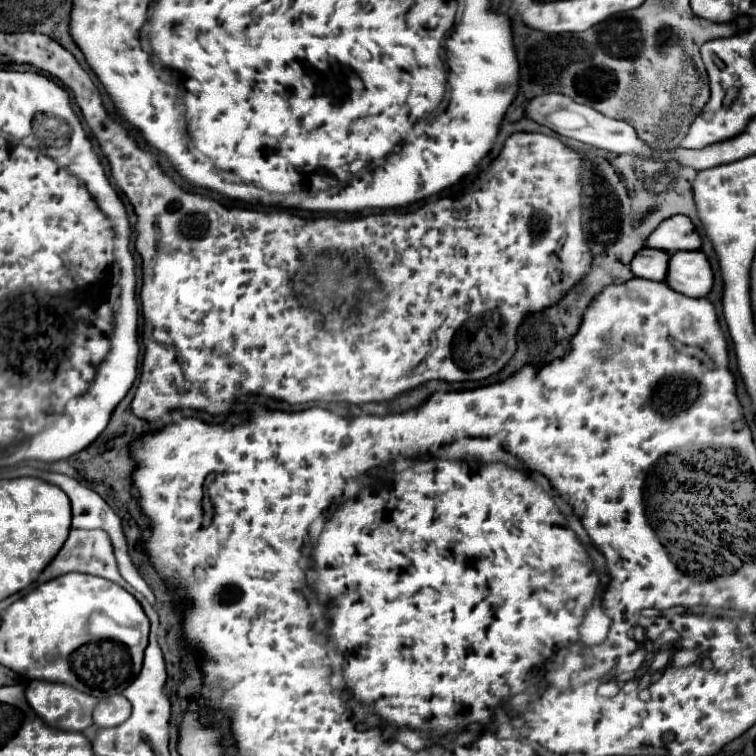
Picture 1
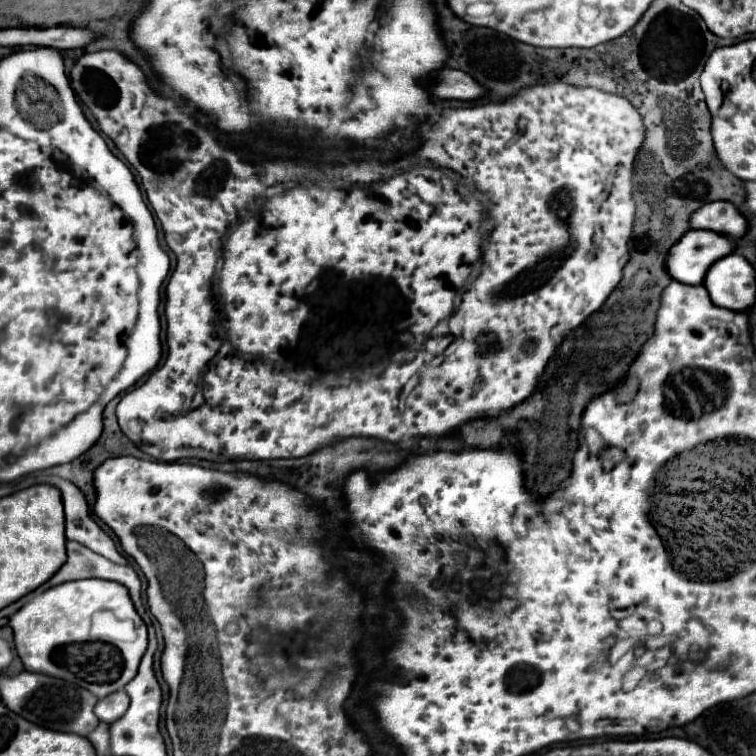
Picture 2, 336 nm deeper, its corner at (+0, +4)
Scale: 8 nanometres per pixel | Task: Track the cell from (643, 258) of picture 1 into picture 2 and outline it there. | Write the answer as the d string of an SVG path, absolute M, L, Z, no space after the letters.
M690 230L678 242L674 242L674 246L670 248L670 258L666 258L666 270L670 270L670 278L676 282L702 284L704 274L710 268L710 264L714 264L718 258L730 254L732 248L734 248L732 240L722 234L714 234L710 230Z

